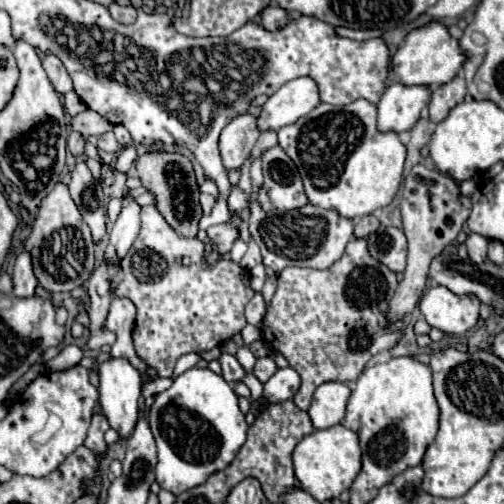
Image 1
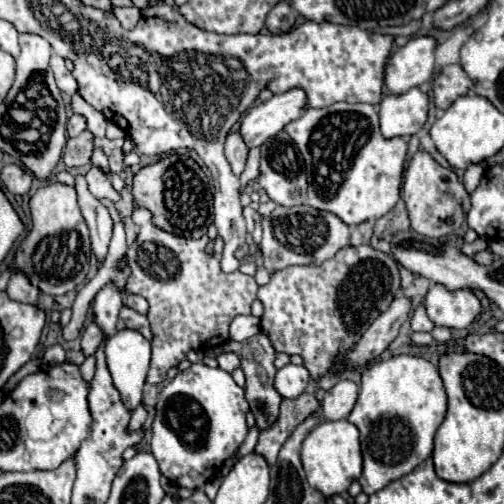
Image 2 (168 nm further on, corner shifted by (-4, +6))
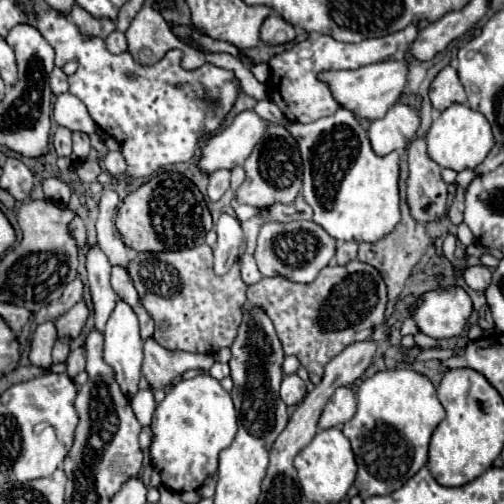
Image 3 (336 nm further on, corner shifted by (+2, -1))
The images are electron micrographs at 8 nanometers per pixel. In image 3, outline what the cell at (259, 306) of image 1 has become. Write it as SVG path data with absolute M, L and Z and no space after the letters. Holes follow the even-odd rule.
M243 255L243 263L241 263L241 277L247 285L255 285L261 281L261 273L255 265L253 255Z

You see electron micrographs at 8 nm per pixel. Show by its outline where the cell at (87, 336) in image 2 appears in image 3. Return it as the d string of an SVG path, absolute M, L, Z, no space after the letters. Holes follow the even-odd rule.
M75 347L75 349L71 349L71 353L67 357L67 375L75 377L81 371L85 371L85 349Z

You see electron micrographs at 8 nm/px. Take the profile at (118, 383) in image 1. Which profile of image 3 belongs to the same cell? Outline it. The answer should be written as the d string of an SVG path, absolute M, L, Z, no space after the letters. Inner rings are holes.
M117 301L117 307L111 313L103 333L105 333L105 353L103 353L103 359L105 359L105 363L109 363L109 367L113 367L115 379L117 379L123 395L131 399L139 391L141 361L143 361L143 339L139 337L139 321L137 321L133 309L125 301Z

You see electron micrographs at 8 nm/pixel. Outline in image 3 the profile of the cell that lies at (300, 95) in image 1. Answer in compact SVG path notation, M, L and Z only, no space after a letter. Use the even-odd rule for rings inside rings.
M255 111L239 113L229 127L205 141L199 167L205 173L213 173L221 167L233 169L235 165L243 165L253 147L261 141L261 135L265 135L267 125L269 123Z

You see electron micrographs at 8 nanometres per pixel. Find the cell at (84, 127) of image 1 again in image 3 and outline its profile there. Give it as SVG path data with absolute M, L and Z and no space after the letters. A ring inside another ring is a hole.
M59 127L53 137L53 147L57 155L69 155L71 153L71 131L67 127Z

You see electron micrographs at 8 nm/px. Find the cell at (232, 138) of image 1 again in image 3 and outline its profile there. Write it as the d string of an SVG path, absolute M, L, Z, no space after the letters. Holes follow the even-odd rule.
M215 171L211 177L209 177L209 197L213 201L219 201L221 195L229 189L229 179L231 179L231 171Z

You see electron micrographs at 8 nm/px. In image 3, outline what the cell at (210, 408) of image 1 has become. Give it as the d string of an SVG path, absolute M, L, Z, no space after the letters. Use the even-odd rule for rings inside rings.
M211 375L173 385L153 415L153 441L149 457L161 475L161 483L171 491L197 491L207 475L217 471L219 453L227 449L237 435L237 413L231 395Z

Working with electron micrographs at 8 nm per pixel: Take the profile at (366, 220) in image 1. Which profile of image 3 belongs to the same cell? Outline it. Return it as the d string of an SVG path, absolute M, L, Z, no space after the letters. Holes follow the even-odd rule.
M345 241L337 249L337 263L345 265L357 257L357 241Z

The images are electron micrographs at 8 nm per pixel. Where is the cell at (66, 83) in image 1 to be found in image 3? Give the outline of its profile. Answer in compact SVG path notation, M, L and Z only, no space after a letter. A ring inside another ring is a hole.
M55 67L53 71L51 71L51 91L55 93L55 95L61 95L61 93L67 93L69 91L69 85L67 85L67 75L59 69L59 67Z

